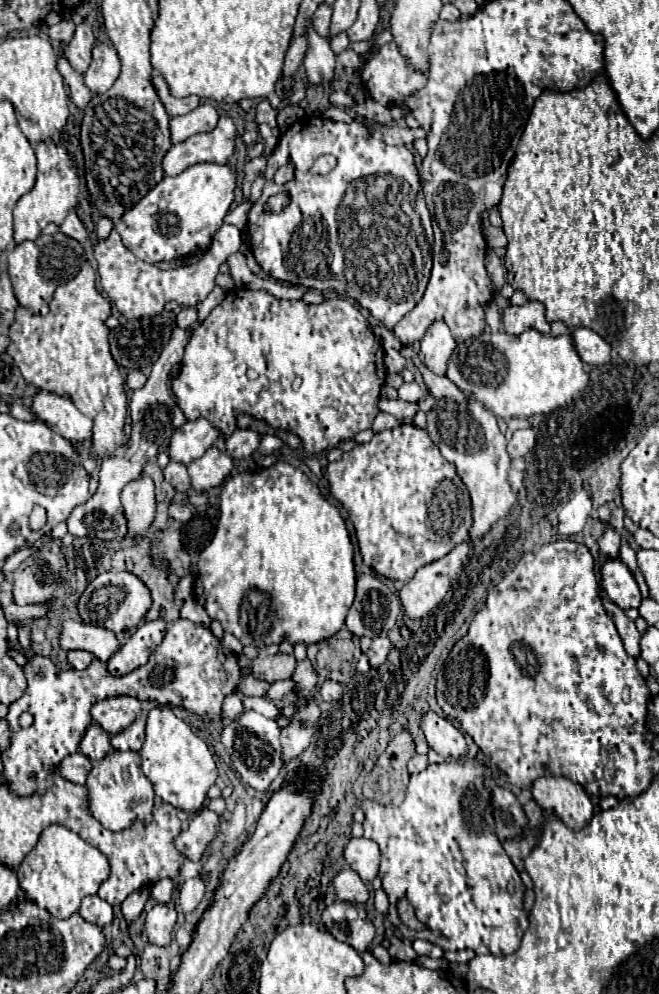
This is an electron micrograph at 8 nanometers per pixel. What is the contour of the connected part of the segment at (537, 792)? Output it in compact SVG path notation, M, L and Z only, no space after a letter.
M539 778L533 784L533 798L571 830L581 830L593 818L593 804L583 786L567 778Z

